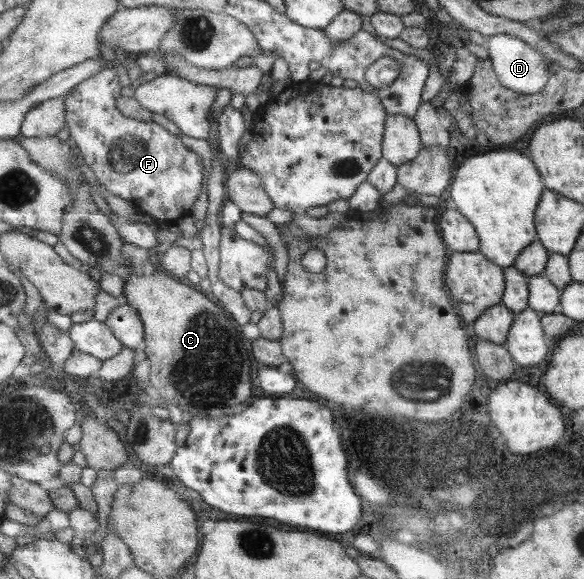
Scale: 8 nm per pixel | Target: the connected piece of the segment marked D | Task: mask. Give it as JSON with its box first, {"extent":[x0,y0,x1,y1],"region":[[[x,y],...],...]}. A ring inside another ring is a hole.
{"extent":[485,33,555,94],"region":[[[503,33],[486,38],[485,46],[490,53],[489,59],[494,64],[495,72],[505,88],[521,94],[535,94],[546,85],[548,68],[550,63],[555,62],[549,62],[541,51],[529,43],[523,42],[516,36]]]}

